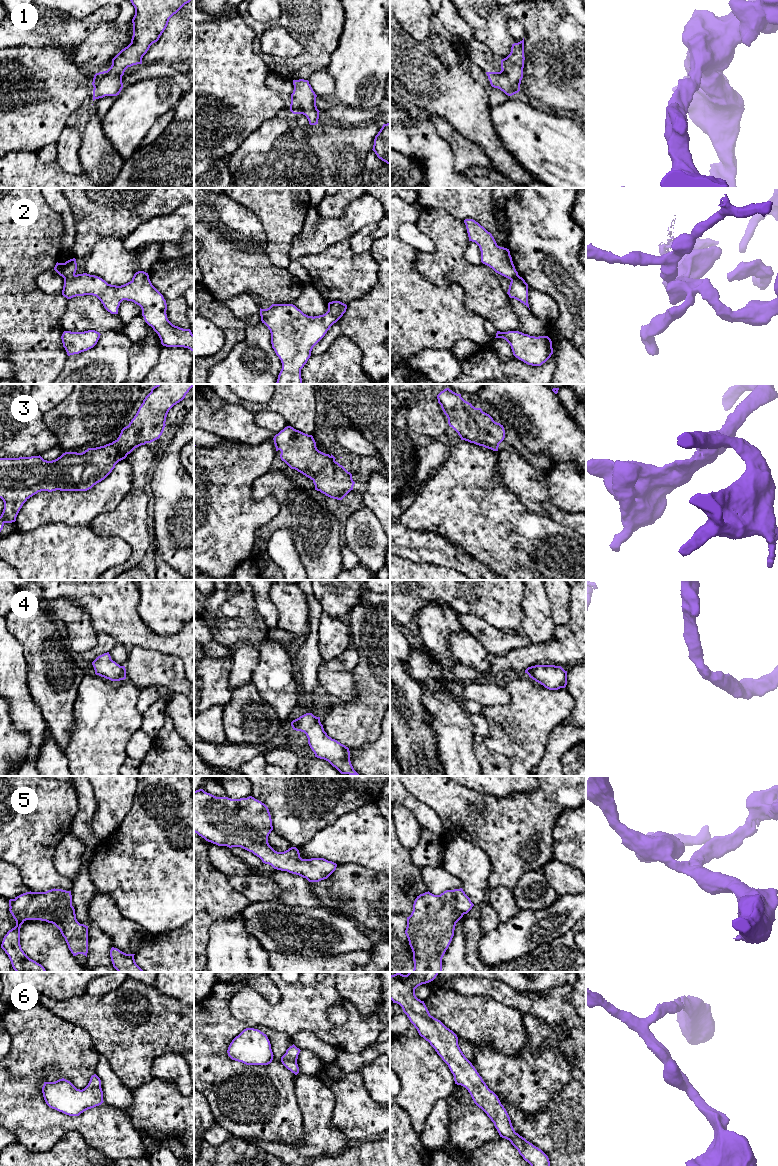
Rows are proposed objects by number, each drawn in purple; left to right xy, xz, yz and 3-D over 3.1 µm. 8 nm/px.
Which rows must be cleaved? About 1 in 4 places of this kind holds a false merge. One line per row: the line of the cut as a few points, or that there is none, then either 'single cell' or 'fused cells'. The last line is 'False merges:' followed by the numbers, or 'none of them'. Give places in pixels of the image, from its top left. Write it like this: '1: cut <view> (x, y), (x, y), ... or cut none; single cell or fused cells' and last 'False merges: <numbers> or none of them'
1: cut none; single cell
2: cut xy (74, 274), (64, 280); fused cells
3: cut none; single cell
4: cut none; single cell
5: cut none; single cell
6: cut none; single cell
False merges: 2

